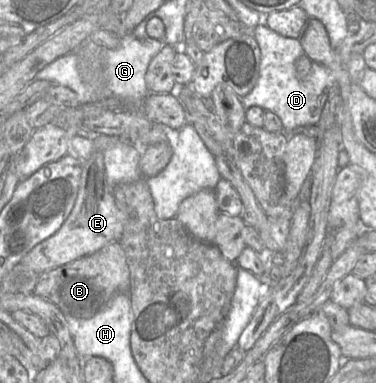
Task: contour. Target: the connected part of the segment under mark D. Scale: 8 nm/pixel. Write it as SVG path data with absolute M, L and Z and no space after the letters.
M264 24L254 28L254 37L261 53L259 77L251 92L242 98L244 108L257 106L275 113L288 136L300 127L317 125L327 95L336 83L333 74L322 64L312 61L309 75L301 80L295 68L296 60L305 55L300 39L284 37Z

